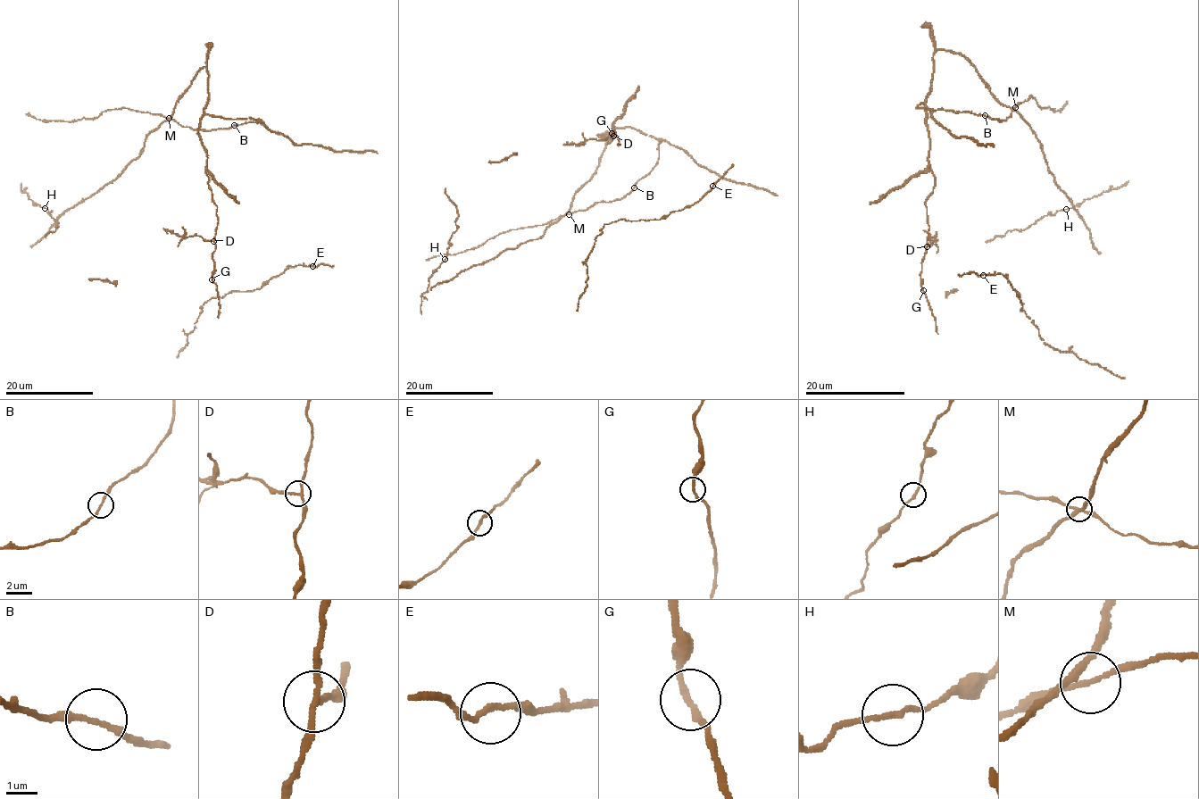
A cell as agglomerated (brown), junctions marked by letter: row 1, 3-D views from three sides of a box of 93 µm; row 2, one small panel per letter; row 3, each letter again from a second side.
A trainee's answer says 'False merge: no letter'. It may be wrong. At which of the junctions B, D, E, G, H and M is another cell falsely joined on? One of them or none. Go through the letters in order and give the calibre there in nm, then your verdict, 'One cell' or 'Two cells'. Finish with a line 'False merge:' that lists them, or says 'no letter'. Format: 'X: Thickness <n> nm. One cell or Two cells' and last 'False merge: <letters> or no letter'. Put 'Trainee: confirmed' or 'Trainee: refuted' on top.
Trainee: refuted
B: Thickness 180 nm. One cell
D: Thickness 180 nm. Two cells
E: Thickness 190 nm. One cell
G: Thickness 190 nm. One cell
H: Thickness 180 nm. One cell
M: Thickness 160 nm. One cell
False merge: D

